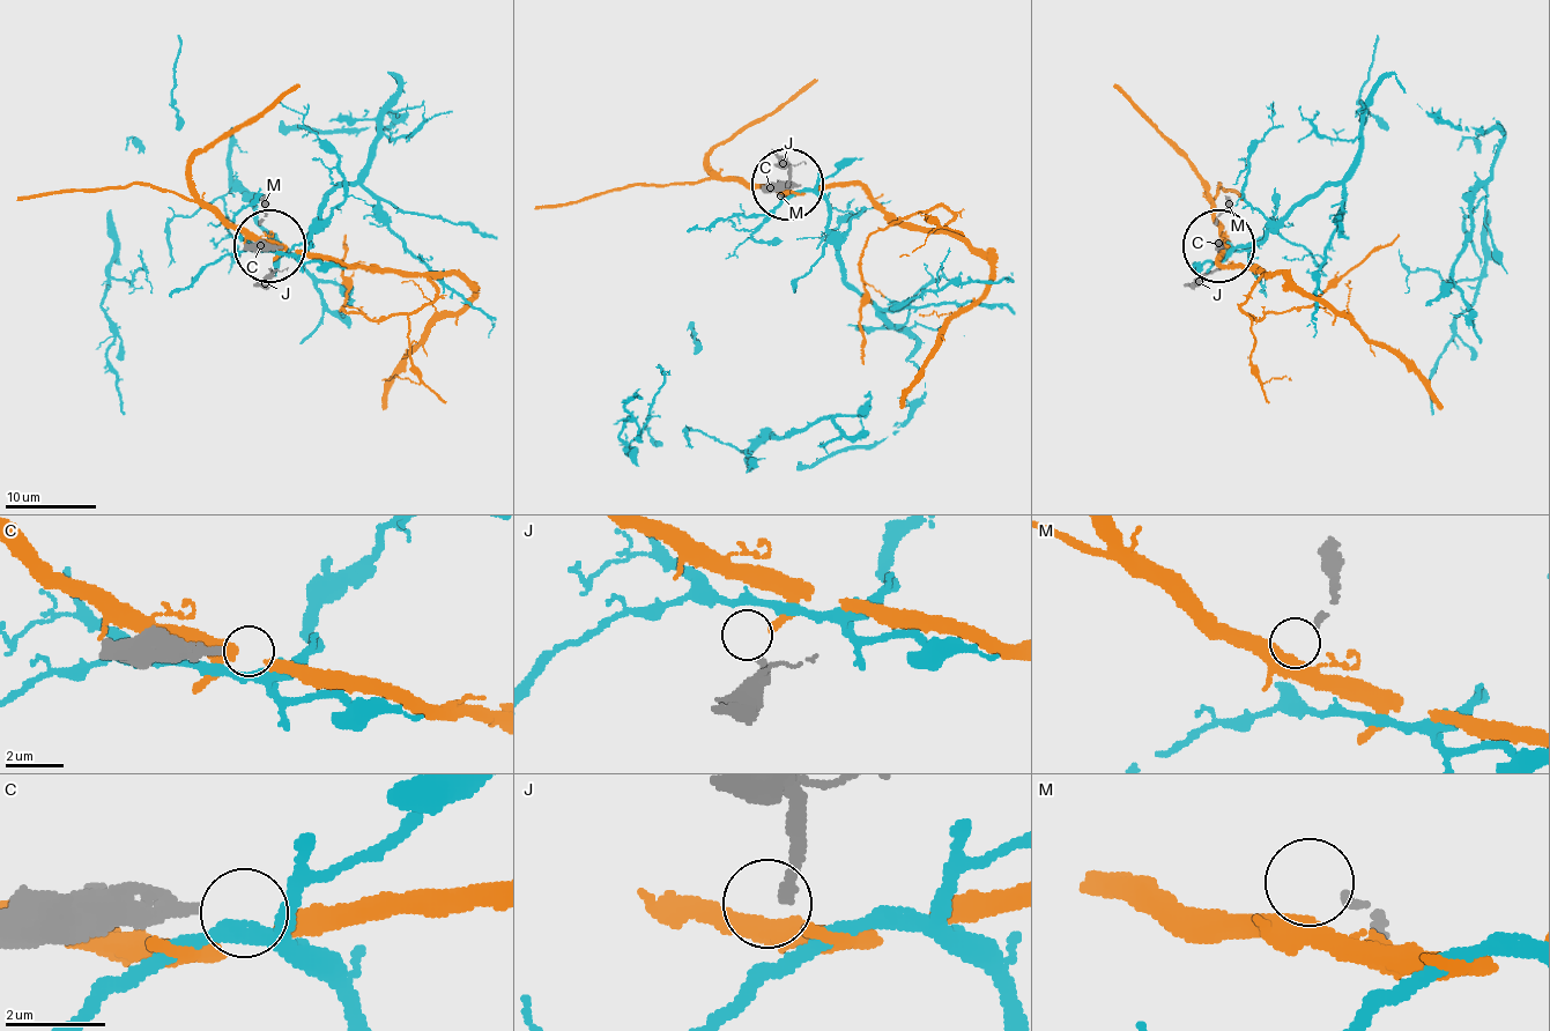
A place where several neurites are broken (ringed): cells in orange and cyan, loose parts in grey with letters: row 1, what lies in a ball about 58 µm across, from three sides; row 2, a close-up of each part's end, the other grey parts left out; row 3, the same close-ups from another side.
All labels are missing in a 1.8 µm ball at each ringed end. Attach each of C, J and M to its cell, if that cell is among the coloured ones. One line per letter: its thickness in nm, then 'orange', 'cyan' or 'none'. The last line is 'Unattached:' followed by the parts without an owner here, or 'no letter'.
C: 300 nm | none
J: 200 nm | orange
M: 190 nm | none
Unattached: C, M

